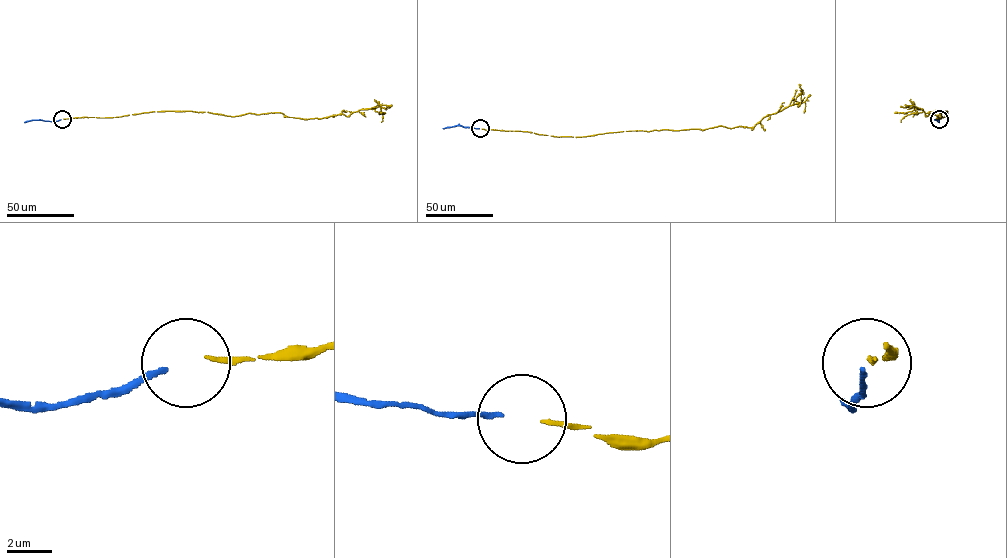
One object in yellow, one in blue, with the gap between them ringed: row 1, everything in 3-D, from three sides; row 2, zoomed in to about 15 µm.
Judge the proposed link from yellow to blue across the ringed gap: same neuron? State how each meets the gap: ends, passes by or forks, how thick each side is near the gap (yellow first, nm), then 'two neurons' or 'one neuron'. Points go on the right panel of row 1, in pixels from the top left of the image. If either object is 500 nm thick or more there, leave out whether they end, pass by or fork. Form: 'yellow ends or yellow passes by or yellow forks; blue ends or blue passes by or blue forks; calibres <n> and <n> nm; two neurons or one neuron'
yellow ends; blue ends; calibres 180 and 240 nm; one neuron

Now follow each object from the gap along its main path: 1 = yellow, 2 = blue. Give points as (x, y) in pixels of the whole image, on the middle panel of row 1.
1: (481, 129), (575, 137), (631, 130), (753, 127), (768, 115), (794, 104), (799, 106), (799, 90)
2: (479, 128), (456, 125), (443, 128)

